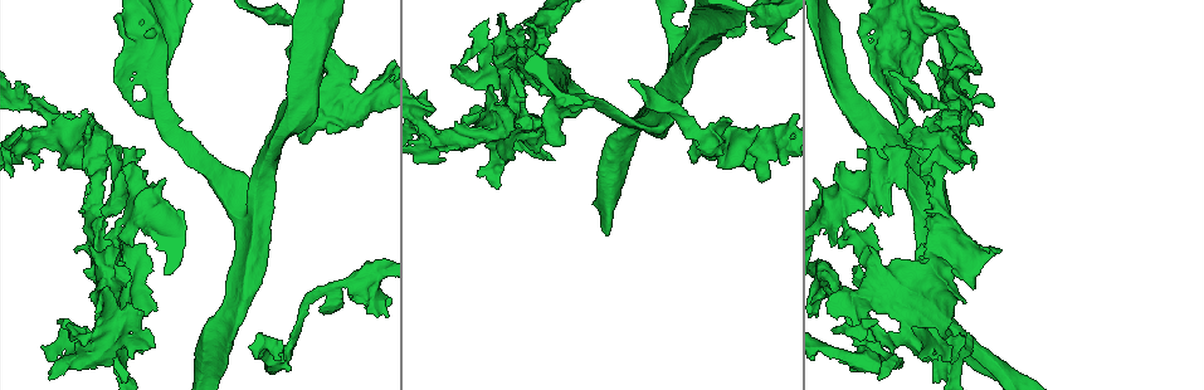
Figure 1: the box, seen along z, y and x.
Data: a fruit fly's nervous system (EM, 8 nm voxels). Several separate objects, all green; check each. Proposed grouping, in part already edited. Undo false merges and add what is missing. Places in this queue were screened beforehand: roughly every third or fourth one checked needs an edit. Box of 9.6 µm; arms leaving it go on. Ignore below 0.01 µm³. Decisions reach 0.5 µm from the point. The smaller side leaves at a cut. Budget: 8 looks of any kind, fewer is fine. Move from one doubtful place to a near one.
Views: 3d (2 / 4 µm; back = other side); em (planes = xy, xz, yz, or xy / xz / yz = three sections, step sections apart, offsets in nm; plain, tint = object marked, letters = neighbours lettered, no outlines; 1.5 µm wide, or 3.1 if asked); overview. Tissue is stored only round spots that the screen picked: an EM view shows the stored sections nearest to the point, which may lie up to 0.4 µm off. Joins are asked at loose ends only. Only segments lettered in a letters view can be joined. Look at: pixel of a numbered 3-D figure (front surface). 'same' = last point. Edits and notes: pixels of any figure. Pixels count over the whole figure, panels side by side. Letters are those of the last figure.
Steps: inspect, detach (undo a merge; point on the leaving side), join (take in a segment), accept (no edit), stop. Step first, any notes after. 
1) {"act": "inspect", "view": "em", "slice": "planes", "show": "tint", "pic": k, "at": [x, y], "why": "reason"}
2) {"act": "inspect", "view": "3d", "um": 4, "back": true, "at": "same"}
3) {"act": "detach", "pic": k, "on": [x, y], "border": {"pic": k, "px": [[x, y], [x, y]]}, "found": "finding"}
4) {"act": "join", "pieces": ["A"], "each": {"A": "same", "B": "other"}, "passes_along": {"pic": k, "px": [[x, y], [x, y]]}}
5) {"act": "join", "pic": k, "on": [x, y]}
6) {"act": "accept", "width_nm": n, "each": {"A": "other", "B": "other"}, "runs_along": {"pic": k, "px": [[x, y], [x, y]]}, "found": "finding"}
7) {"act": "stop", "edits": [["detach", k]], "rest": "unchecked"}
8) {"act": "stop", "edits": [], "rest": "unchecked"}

{"act": "inspect", "view": "3d", "um": 4, "pic": 1, "at": [354, 286], "why": "four-way junction"}

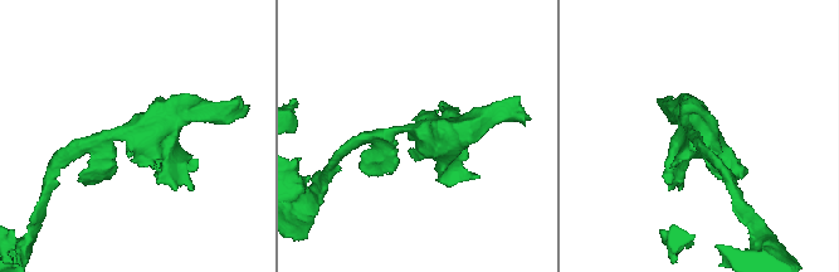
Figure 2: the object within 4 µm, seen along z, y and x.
{"act": "inspect", "view": "em", "slice": "planes", "show": "tint", "pic": 2, "at": [419, 134]}

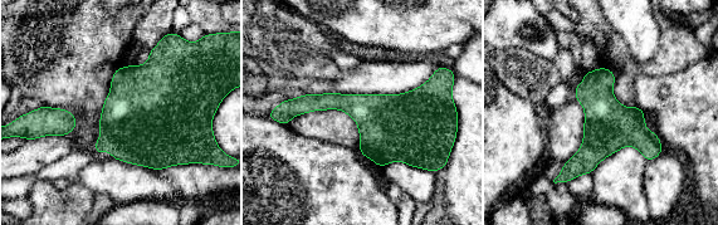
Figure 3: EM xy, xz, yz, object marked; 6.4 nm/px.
{"act": "inspect", "view": "em", "slice": "planes", "show": "letters", "at": "same"}

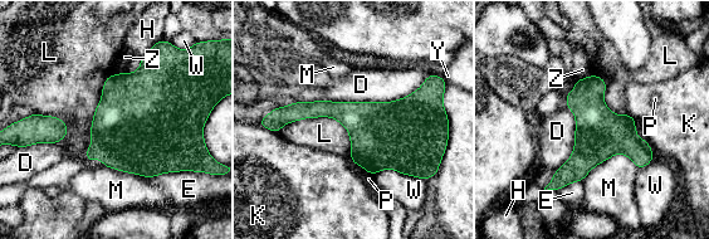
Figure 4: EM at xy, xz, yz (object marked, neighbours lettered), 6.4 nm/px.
{"act": "accept", "width_nm": 320, "longest_contact_nm": ["D", 700], "each": {"D": "other", "E": "other", "H": "other", "K": "other", "L": "other", "M": "other", "P": "other", "W": "other", "Y": "other", "Z": "other"}, "found": "one neuron here"}

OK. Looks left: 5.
{"act": "inspect", "view": "em", "slice": "planes", "show": "plain", "pic": 1, "at": [692, 11], "why": "branch stops here"}

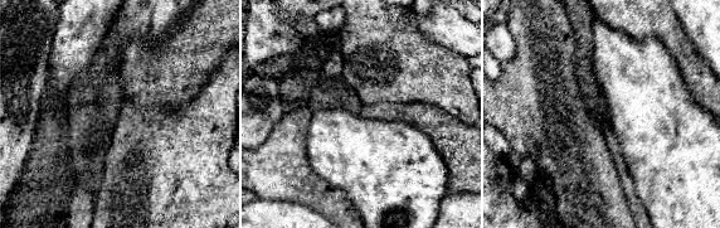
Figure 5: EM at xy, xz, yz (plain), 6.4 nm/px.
{"act": "inspect", "view": "em", "slice": "planes", "show": "letters", "at": "same"}

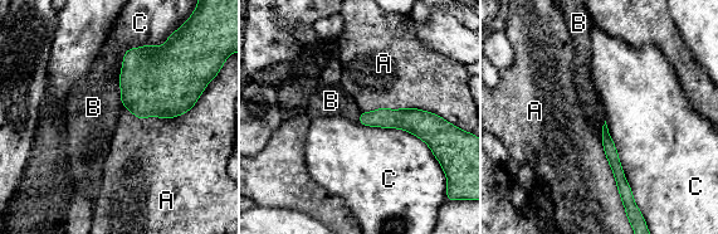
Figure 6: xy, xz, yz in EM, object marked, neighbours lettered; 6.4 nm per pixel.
{"act": "accept", "each": {"A": "other", "B": "other", "C": "other"}, "runs_along": {"pic": 6, "px": [[361, 120], [408, 118], [435, 125]]}, "found": "none of them fits"}

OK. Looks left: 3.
{"act": "inspect", "view": "em", "slice": "xz", "step": 4, "show": "tint", "pic": 1, "at": [875, 24], "why": "an open end"}

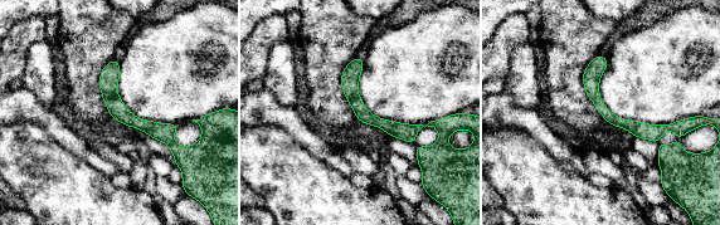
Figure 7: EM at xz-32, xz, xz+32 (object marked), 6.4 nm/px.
{"act": "inspect", "view": "em", "slice": "planes", "show": "letters", "at": "same"}

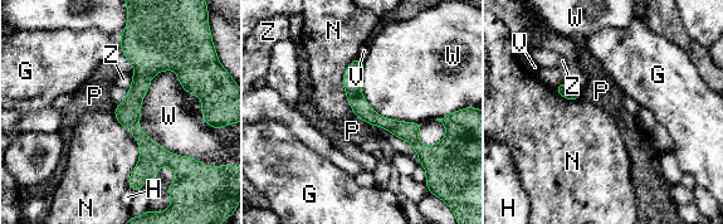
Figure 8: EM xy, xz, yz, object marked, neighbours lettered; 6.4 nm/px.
{"act": "accept", "each": {"G": "other", "H": "other", "N": "other", "P": "other", "V": "other", "W": "other", "Z": "other"}, "runs_along": {"pic": 8, "px": [[131, 38], [132, 126], [146, 145], [136, 186]]}, "found": "no lettered segment goes on from it"}

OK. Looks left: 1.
{"act": "stop", "edits": [], "rest": "unchecked"}

